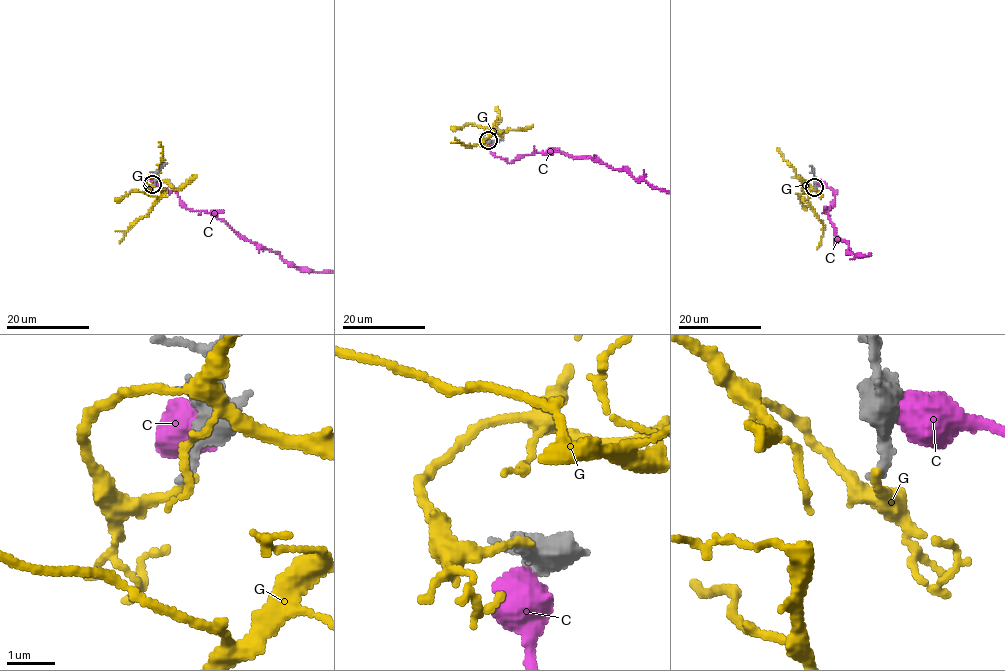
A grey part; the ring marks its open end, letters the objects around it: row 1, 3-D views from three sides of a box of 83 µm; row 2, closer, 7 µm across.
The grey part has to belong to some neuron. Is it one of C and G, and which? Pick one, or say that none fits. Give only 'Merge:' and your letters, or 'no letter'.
Merge: no letter

